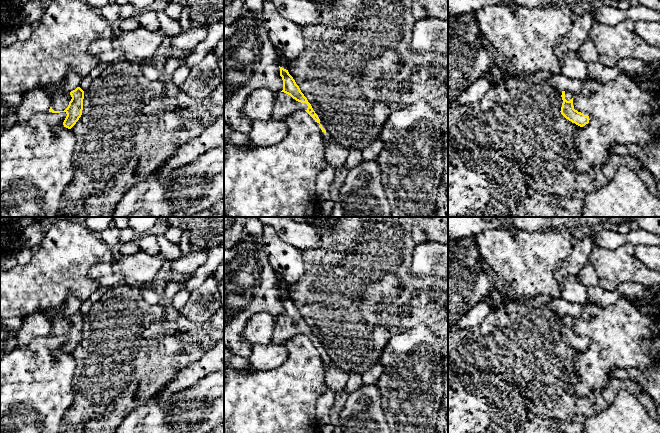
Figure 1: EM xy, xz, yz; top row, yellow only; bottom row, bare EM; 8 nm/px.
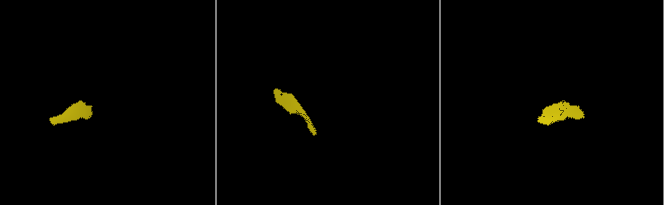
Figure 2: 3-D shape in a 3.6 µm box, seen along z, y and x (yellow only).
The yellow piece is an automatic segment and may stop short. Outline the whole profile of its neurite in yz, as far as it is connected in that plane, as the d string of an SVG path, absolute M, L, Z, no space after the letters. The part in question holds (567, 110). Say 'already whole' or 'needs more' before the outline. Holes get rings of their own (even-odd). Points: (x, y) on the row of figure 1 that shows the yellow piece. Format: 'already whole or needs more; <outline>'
needs more; M562 91L562 107L561 114L576 125L583 127L589 123L590 115L588 113L581 113L574 109L573 98L574 93Z

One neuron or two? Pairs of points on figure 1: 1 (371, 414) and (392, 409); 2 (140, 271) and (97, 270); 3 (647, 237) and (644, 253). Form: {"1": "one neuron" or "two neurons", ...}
{"1": "two neurons", "2": "one neuron", "3": "two neurons"}

